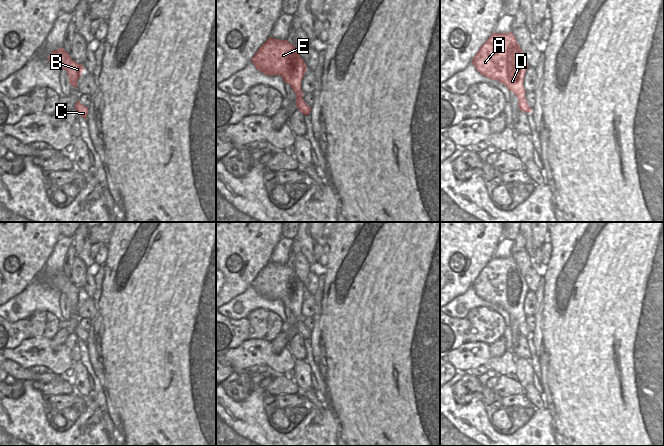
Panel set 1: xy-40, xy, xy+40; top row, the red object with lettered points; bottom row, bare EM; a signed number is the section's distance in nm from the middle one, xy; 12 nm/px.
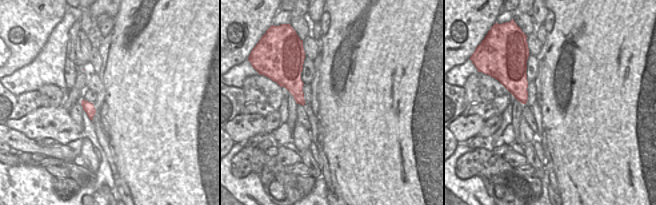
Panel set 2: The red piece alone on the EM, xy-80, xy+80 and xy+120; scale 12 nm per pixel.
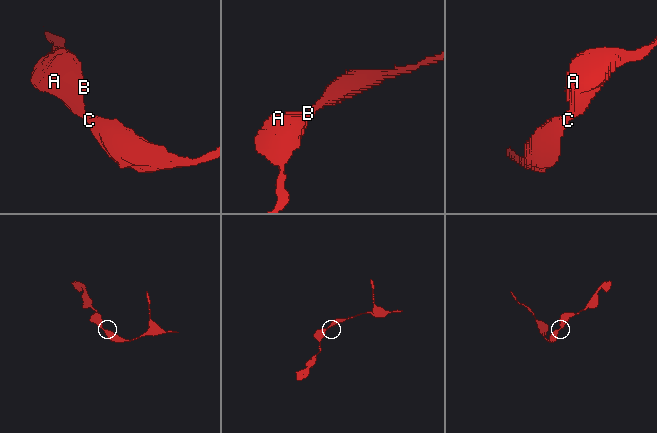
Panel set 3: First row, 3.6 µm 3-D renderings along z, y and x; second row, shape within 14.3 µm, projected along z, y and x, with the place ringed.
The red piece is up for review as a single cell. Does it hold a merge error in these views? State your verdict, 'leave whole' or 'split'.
leave whole

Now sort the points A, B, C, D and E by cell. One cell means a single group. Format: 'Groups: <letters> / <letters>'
Groups: A B C D E

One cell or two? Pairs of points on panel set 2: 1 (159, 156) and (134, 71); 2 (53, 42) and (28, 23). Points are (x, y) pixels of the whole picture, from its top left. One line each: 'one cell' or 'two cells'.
1: one cell
2: two cells

